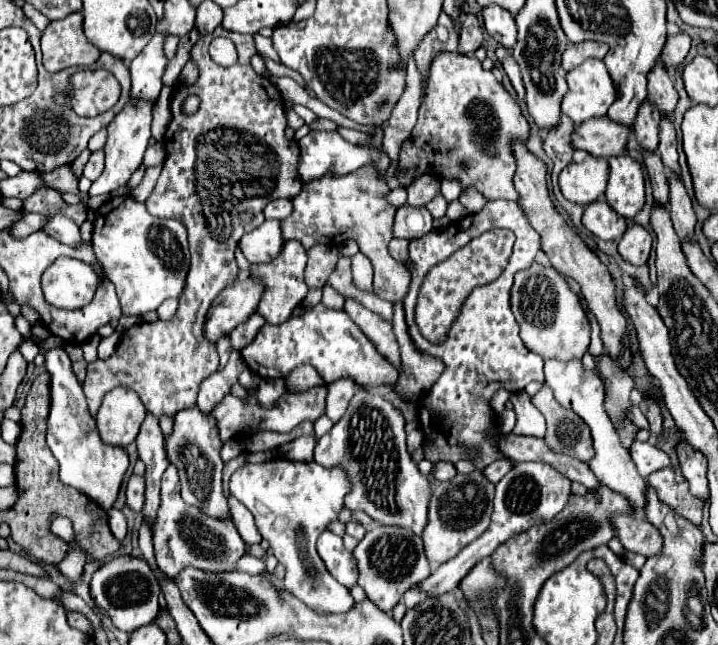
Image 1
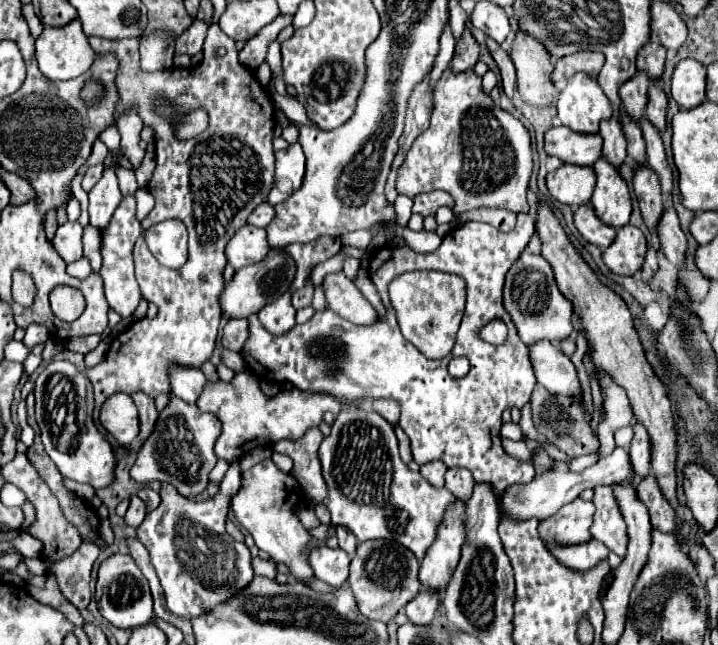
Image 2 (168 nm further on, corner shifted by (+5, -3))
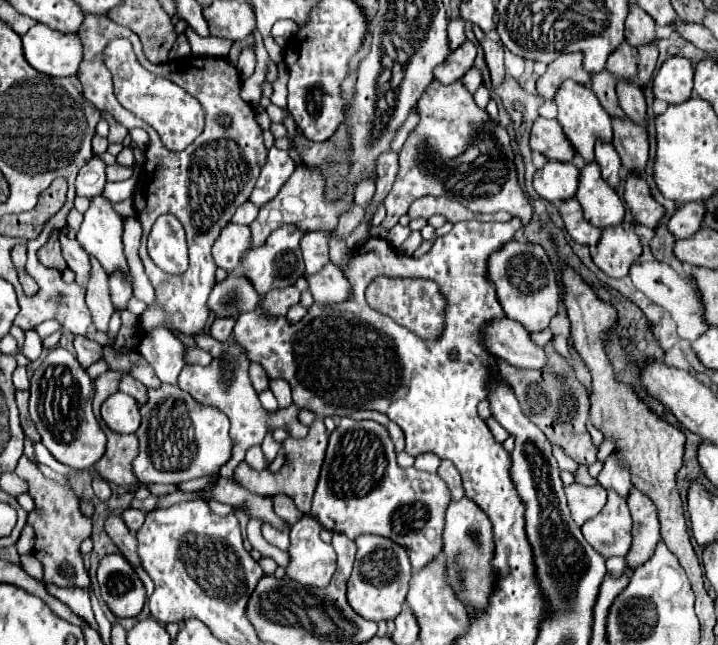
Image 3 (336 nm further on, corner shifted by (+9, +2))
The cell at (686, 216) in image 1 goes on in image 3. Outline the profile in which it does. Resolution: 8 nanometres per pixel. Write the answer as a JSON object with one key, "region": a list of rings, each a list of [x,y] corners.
{"region":[[[620,79],[618,85],[616,85],[616,95],[618,95],[618,103],[620,103],[622,111],[626,113],[626,117],[640,123],[640,125],[644,125],[646,101],[644,101],[640,85],[634,83],[634,81]]]}

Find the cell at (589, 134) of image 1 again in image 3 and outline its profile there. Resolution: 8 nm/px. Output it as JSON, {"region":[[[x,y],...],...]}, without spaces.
{"region":[[[538,117],[530,129],[530,149],[542,153],[552,161],[572,161],[572,145],[564,137],[560,123],[556,119]]]}

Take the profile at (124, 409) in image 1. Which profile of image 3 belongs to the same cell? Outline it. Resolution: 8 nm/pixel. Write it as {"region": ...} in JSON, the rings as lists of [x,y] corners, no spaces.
{"region":[[[116,391],[102,405],[102,419],[116,433],[136,433],[140,425],[138,413],[138,403],[122,391]]]}

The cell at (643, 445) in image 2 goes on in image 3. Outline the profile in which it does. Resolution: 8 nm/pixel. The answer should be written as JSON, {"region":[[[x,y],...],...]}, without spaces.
{"region":[[[610,455],[598,475],[598,483],[604,487],[604,489],[612,489],[616,491],[620,497],[628,497],[630,489],[632,489],[632,483],[630,483],[630,477],[628,477],[628,469],[620,469],[618,461],[616,461],[616,455]]]}

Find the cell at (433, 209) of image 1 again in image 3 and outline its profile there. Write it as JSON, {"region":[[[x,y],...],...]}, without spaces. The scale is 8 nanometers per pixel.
{"region":[[[416,231],[416,233],[412,233],[412,235],[408,237],[408,241],[398,249],[398,253],[402,253],[402,255],[410,257],[410,255],[420,247],[420,243],[422,243],[422,237],[420,237],[420,233]]]}

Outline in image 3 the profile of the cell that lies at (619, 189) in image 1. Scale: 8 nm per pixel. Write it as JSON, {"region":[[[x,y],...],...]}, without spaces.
{"region":[[[596,163],[586,165],[580,171],[580,183],[576,191],[576,199],[582,205],[584,219],[600,229],[610,225],[618,225],[624,219],[624,203],[610,189],[608,183],[600,177],[600,167]]]}

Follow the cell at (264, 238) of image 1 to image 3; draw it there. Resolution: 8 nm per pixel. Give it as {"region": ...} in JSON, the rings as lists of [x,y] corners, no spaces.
{"region":[[[228,223],[212,247],[212,257],[216,267],[230,273],[240,265],[240,259],[248,249],[250,249],[250,229],[244,225]]]}

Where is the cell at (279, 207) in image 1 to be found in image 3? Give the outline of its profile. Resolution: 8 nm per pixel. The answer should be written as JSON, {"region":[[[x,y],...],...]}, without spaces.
{"region":[[[246,201],[244,205],[240,205],[240,207],[236,209],[236,213],[234,213],[234,217],[232,217],[232,223],[238,223],[238,225],[250,225],[250,223],[254,221],[256,213],[258,213],[258,207],[252,205],[250,201]]]}

